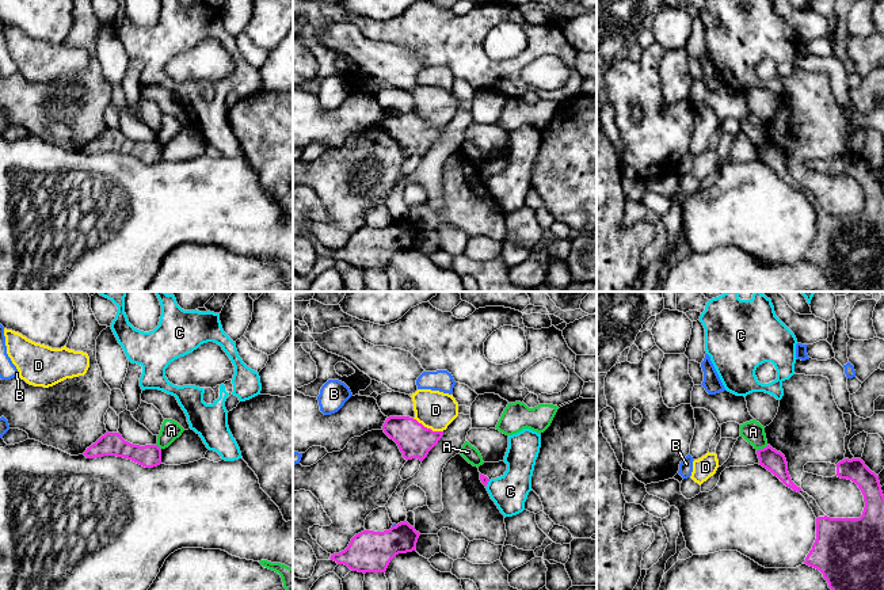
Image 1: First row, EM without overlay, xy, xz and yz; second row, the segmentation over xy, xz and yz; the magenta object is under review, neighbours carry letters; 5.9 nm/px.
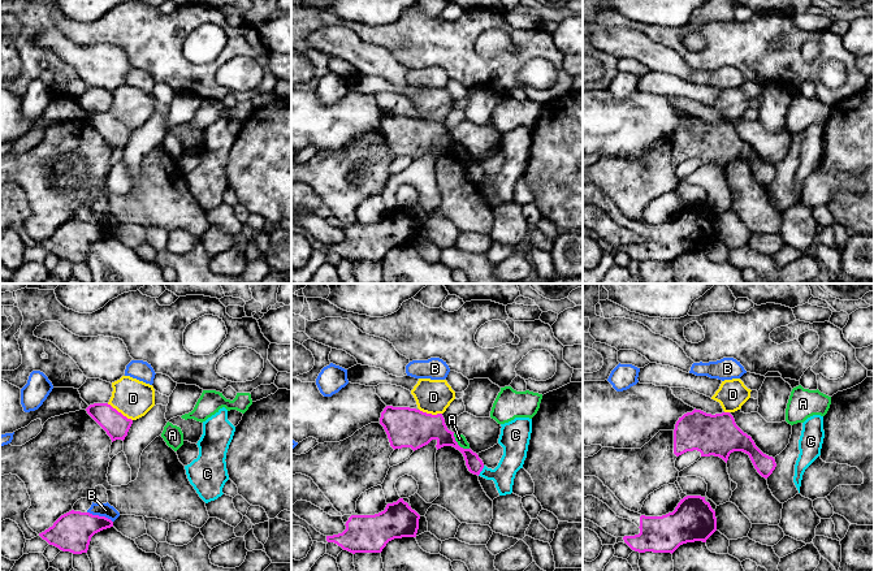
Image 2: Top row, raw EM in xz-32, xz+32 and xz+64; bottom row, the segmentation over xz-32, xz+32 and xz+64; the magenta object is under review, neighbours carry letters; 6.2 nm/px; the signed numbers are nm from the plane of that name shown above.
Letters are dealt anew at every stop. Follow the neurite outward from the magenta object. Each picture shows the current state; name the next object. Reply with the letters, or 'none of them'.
none of them

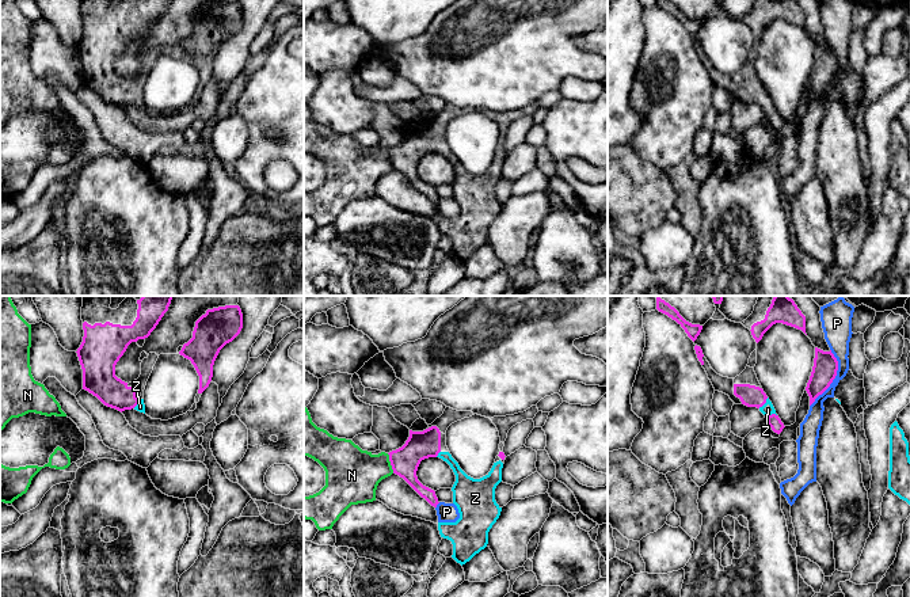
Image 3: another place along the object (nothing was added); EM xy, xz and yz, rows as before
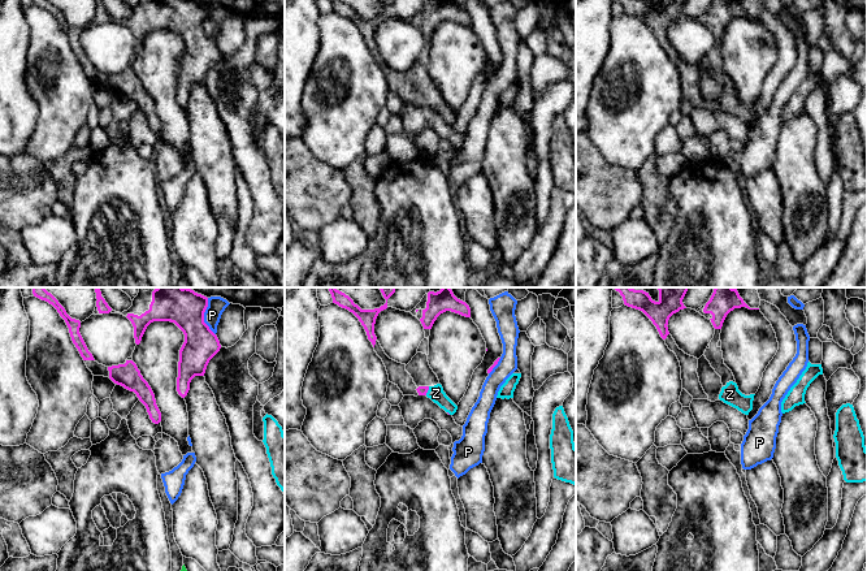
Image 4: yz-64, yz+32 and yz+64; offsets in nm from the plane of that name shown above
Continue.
Z

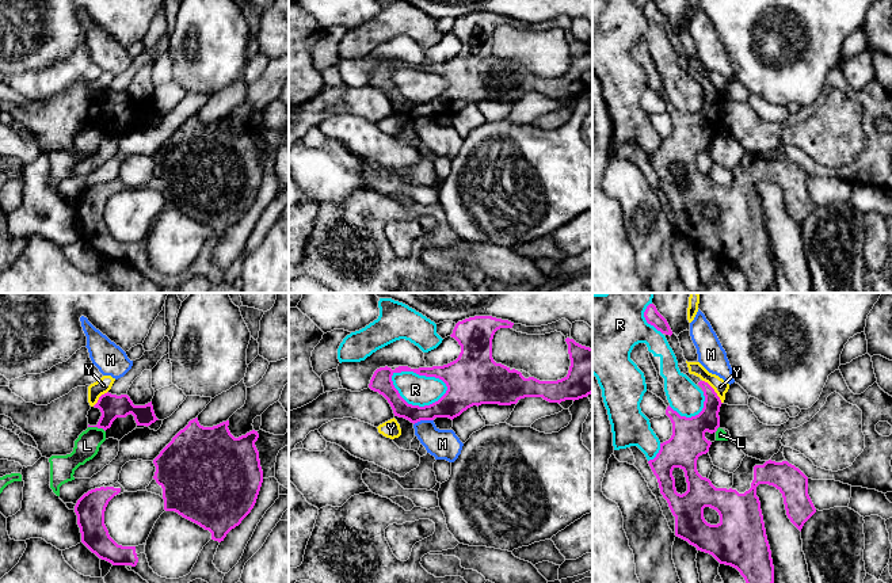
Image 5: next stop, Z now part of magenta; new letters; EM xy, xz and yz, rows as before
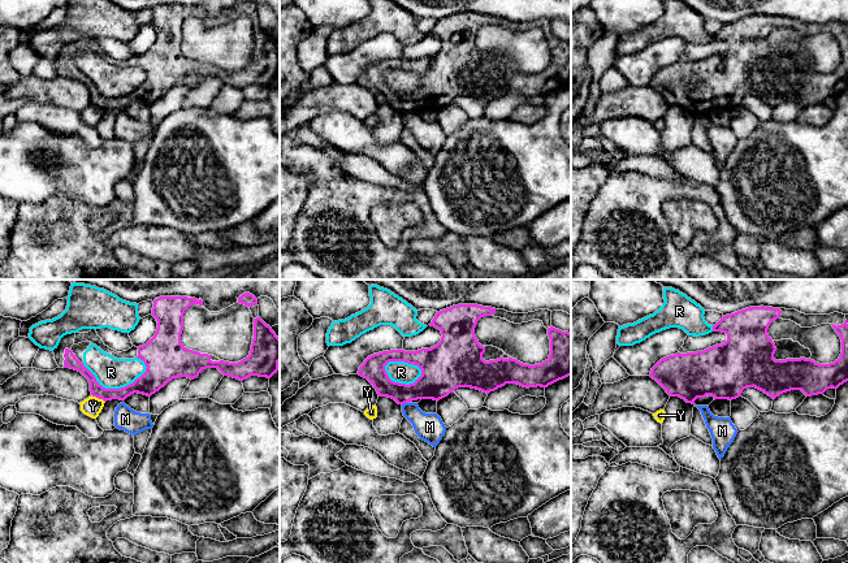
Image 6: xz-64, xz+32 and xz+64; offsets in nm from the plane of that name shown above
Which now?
none of them

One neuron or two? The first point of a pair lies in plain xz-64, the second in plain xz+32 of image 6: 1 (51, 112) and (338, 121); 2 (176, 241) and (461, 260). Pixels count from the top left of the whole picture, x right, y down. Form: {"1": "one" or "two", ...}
{"1": "one", "2": "two"}

